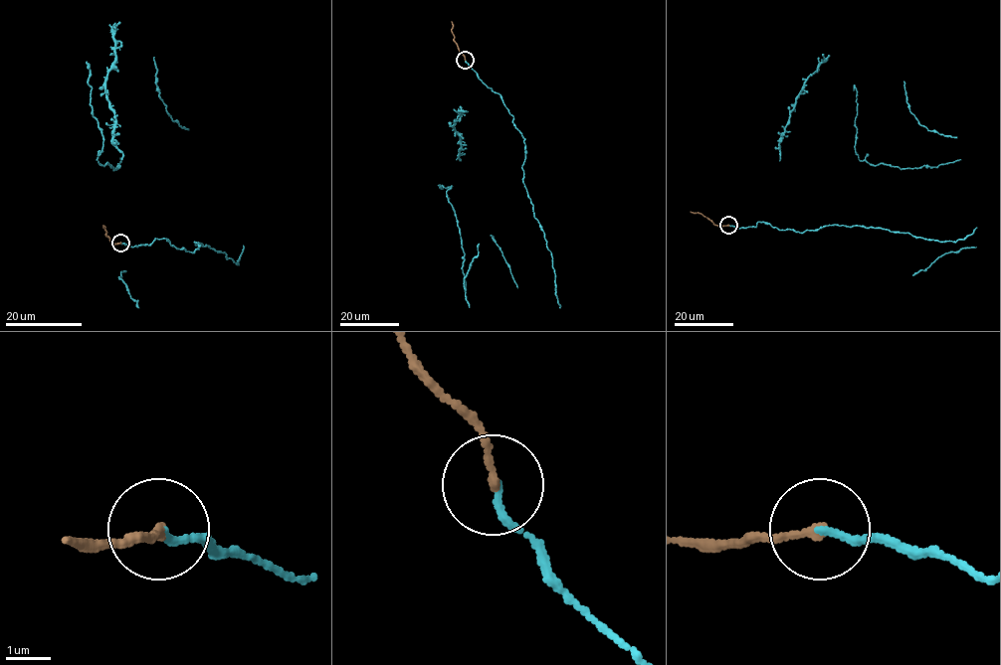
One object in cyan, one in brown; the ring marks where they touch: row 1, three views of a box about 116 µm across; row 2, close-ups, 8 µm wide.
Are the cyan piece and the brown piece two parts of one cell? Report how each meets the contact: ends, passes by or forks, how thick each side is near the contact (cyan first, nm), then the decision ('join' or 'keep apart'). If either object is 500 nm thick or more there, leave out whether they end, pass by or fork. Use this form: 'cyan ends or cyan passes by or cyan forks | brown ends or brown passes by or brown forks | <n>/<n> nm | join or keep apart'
cyan ends | brown ends | 150/190 nm | join

